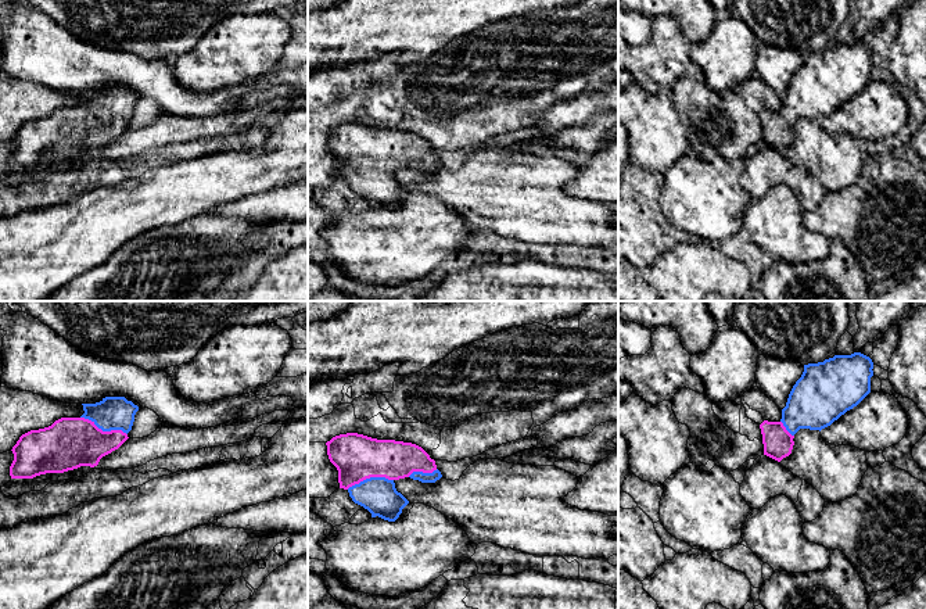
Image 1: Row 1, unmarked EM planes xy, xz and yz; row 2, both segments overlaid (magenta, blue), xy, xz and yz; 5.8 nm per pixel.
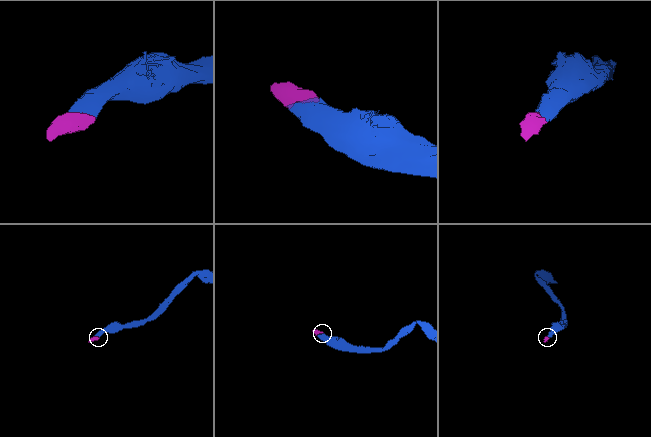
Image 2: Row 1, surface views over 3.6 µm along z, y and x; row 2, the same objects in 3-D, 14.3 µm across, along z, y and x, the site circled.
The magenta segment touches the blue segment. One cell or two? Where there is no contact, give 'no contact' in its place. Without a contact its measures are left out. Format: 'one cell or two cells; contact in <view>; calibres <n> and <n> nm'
one cell; contact in xy; calibres 300 and 190 nm

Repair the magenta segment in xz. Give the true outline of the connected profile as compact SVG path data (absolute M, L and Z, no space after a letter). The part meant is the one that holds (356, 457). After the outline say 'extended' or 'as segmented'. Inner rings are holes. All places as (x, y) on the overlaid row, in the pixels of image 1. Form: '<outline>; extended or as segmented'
M347 433L333 437L326 445L329 459L338 470L340 488L347 490L372 517L395 522L409 504L396 491L395 480L410 477L435 483L442 477L435 461L412 443Z; extended

